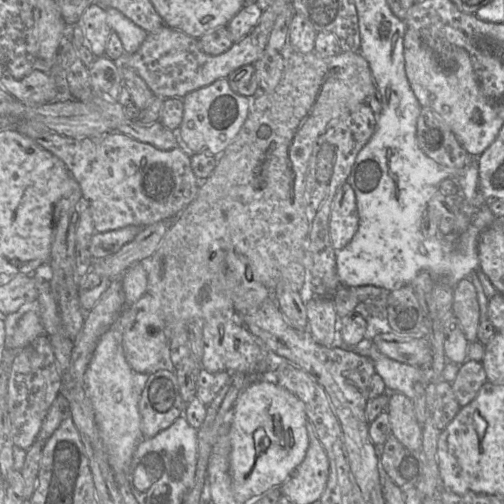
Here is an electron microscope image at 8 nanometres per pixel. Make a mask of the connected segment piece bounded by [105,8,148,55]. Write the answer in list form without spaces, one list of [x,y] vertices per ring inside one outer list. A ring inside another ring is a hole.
[[[107,8],[107,23],[112,31],[119,36],[125,54],[134,54],[146,39],[148,33],[132,22],[124,14],[115,8]]]

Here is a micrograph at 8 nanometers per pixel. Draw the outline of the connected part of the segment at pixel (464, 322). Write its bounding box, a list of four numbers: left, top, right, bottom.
[452,278,480,342]

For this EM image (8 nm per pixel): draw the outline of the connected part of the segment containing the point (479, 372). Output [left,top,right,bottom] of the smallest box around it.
[450,360,487,407]

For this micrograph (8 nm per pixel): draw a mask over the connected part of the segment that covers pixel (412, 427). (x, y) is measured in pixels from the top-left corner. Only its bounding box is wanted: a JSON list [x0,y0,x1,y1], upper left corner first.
[387,393,422,449]

